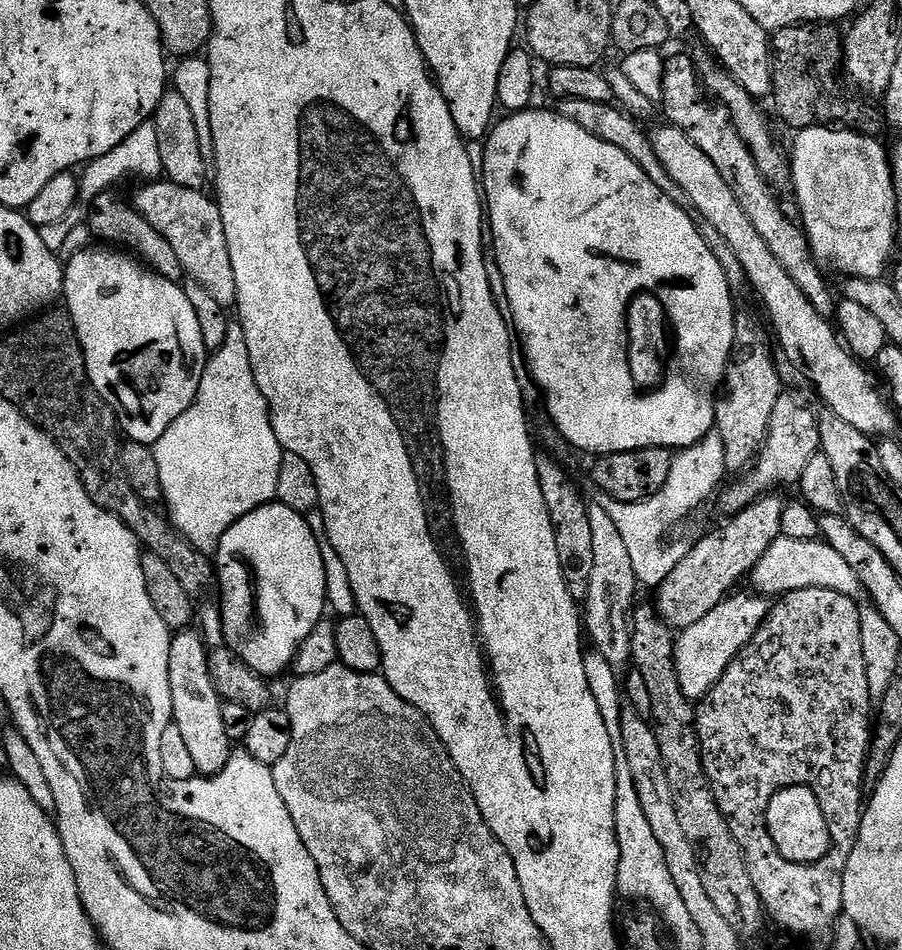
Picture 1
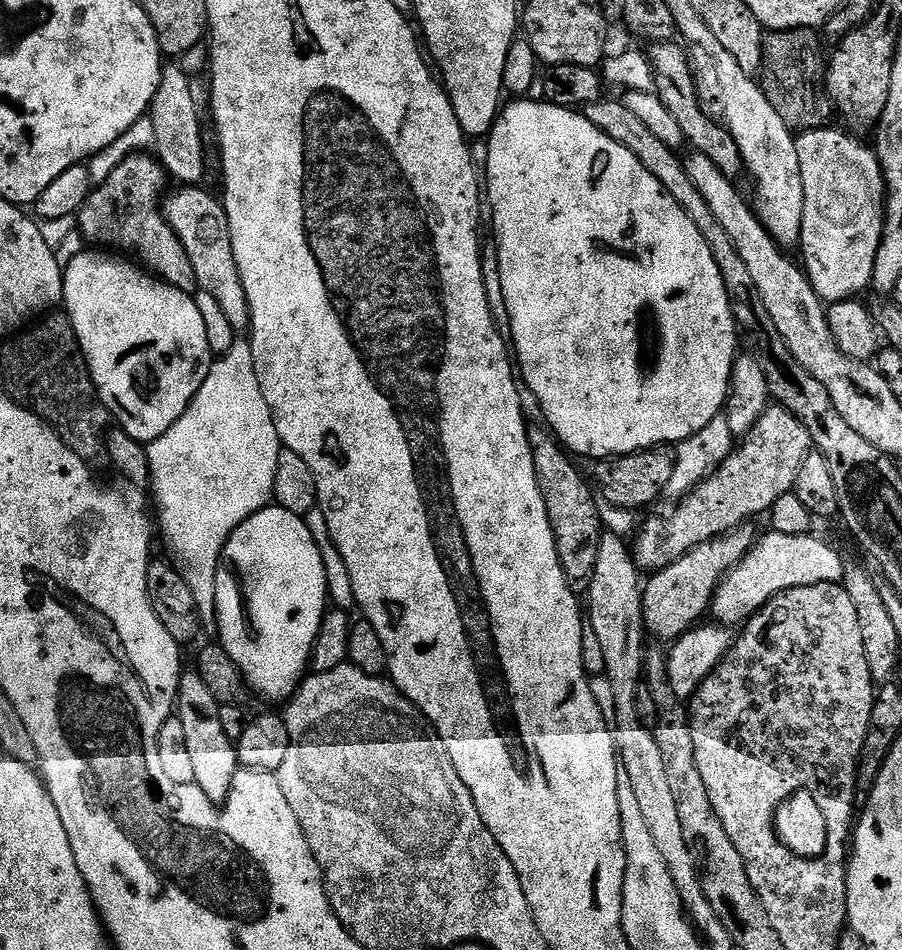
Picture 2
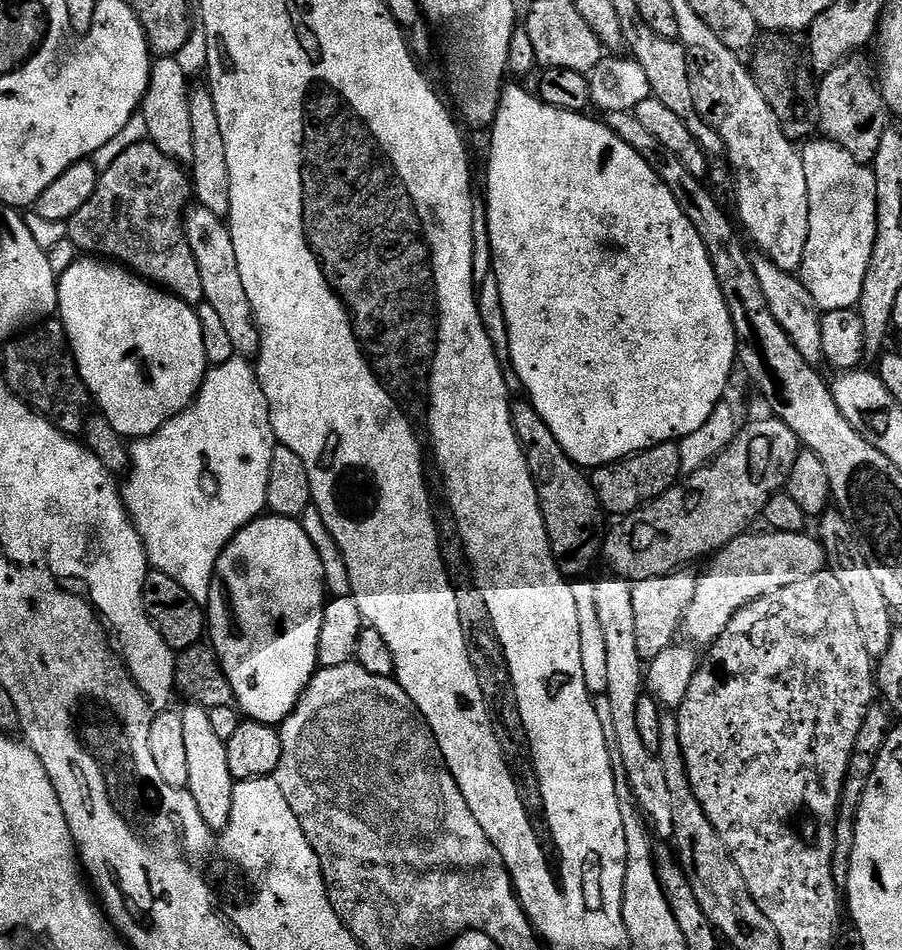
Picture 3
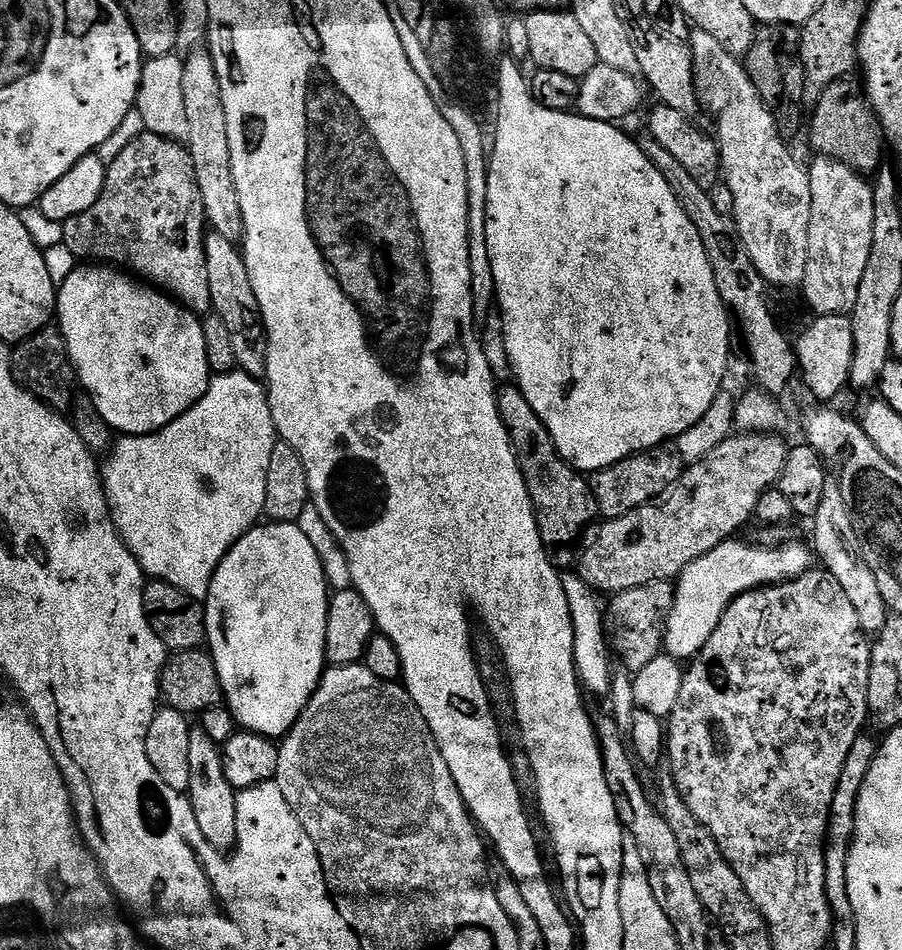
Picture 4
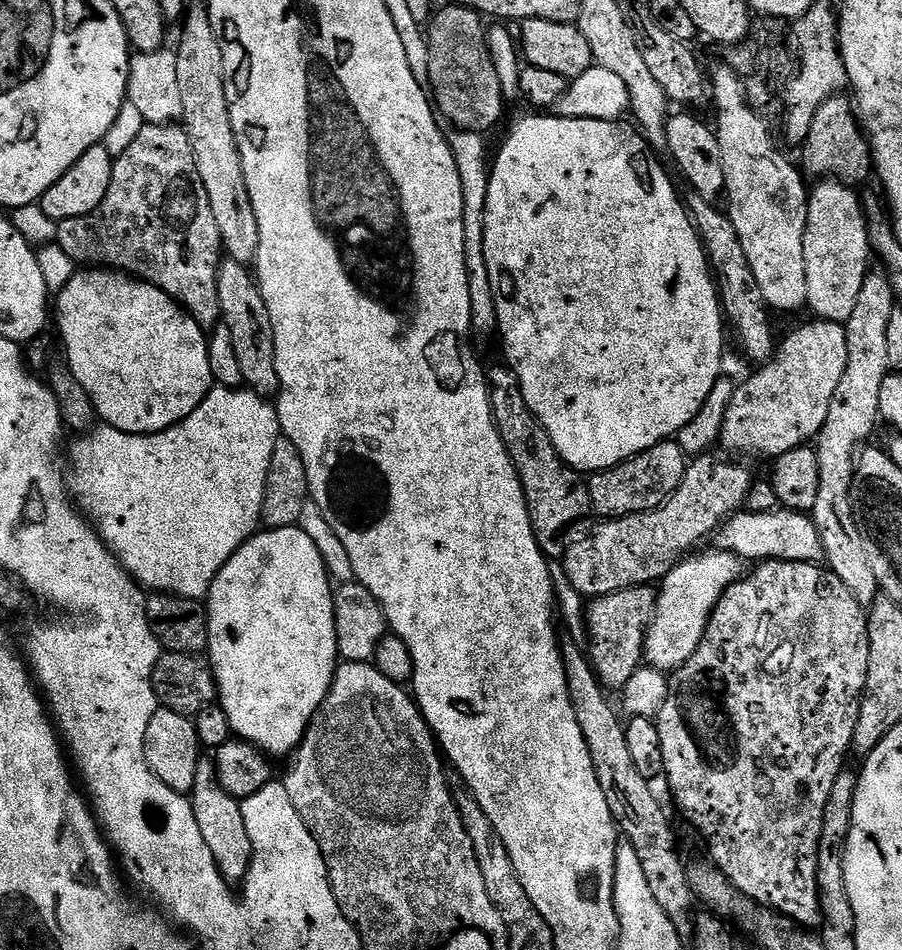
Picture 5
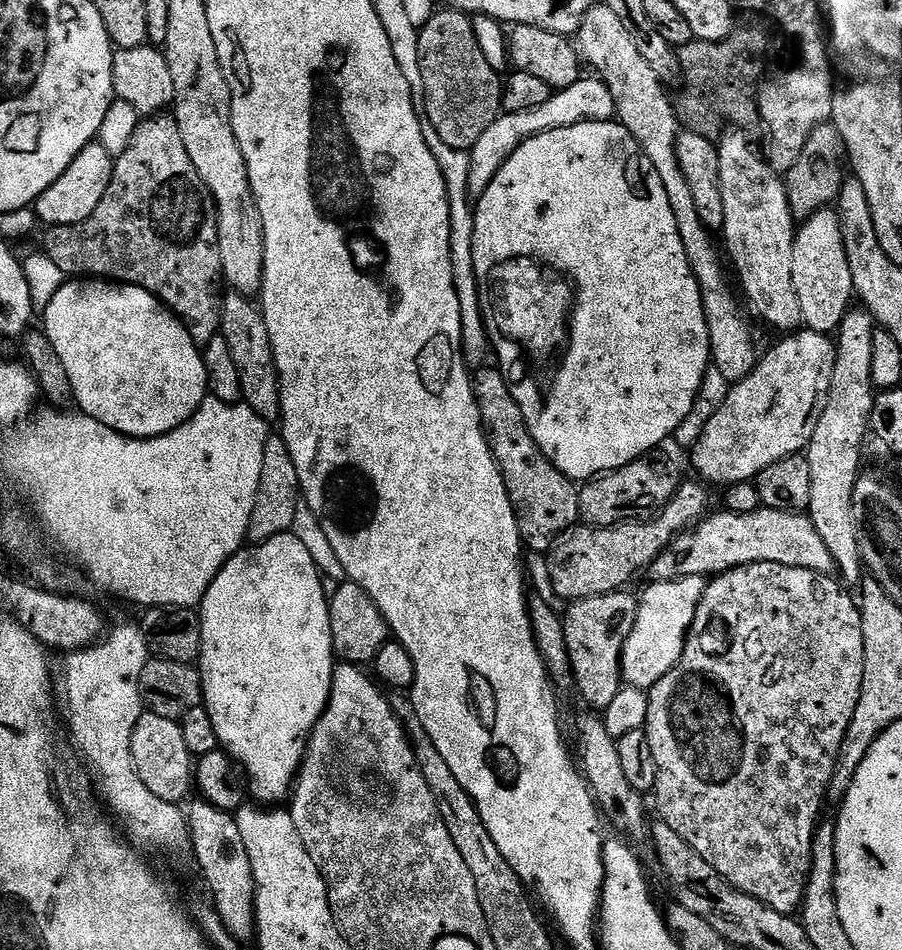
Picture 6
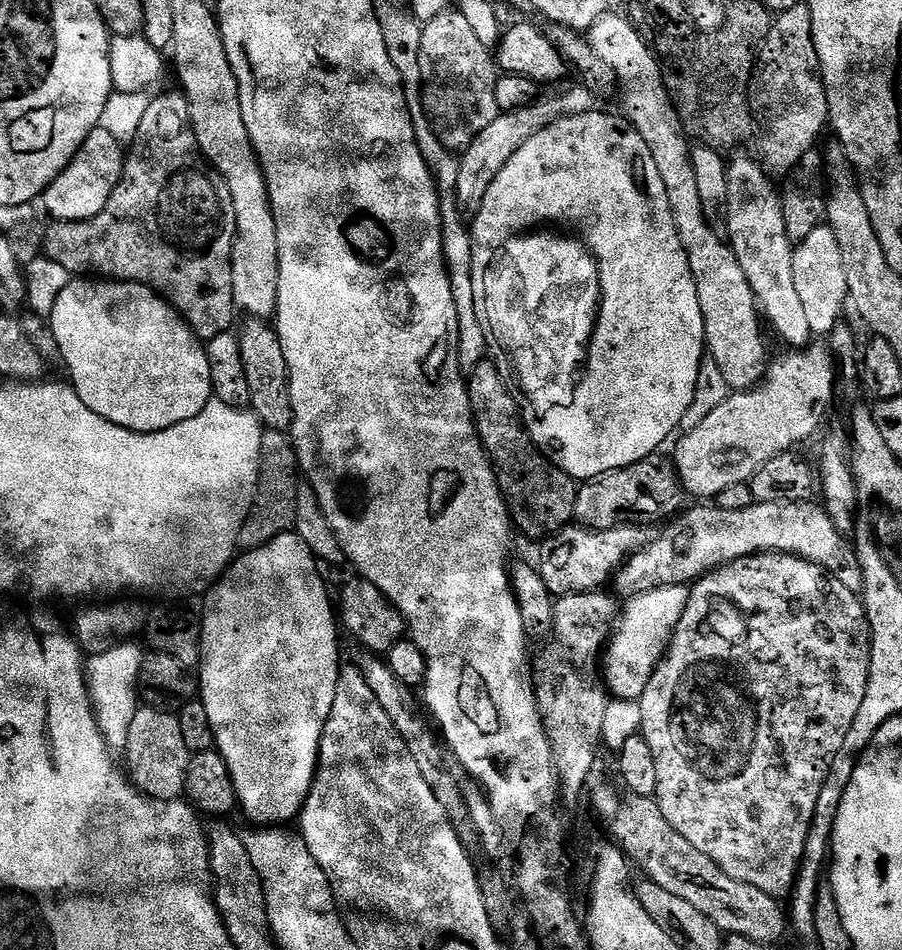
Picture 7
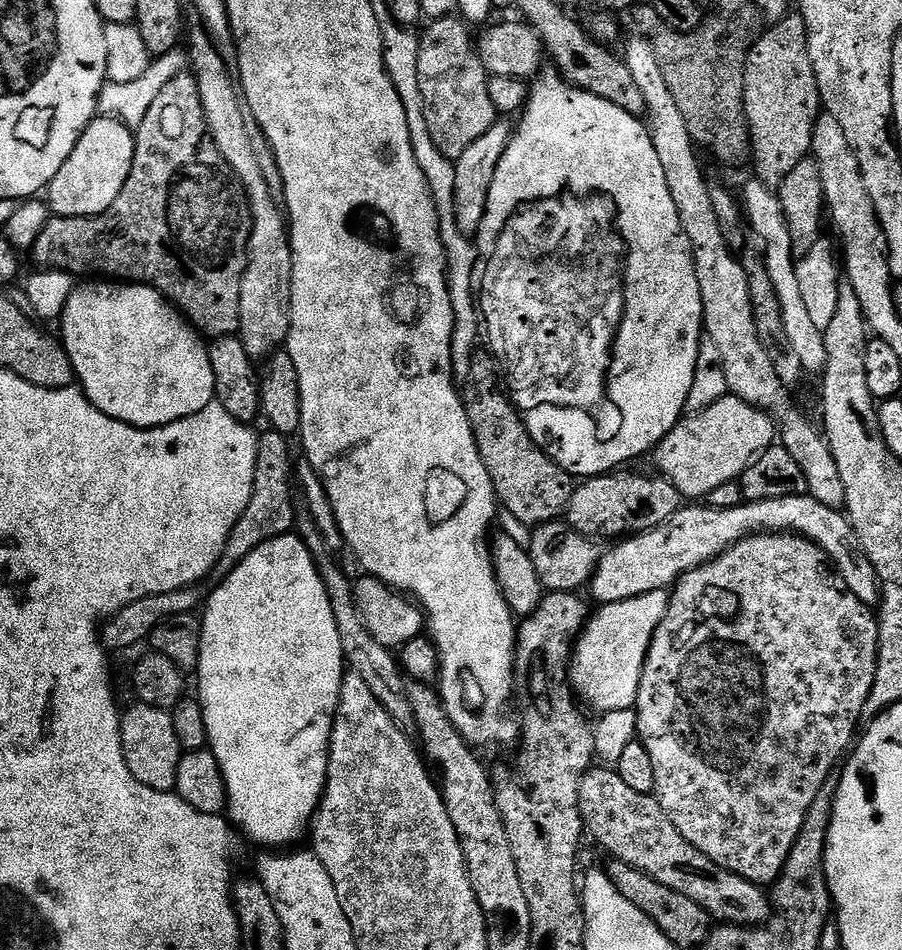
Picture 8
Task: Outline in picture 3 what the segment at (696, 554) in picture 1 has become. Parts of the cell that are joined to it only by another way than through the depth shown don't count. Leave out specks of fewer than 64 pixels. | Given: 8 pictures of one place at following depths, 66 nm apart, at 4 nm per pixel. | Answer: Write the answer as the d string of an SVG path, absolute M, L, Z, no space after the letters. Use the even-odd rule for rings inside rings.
M677 570L671 572L668 576L635 581L632 594L634 614L637 618L637 652L640 655L640 659L644 662L650 662L654 658L658 658L658 654L662 654L662 650L673 647L677 643L676 632L678 636L690 602L694 602L697 577L695 575L691 576L688 572L691 571Z

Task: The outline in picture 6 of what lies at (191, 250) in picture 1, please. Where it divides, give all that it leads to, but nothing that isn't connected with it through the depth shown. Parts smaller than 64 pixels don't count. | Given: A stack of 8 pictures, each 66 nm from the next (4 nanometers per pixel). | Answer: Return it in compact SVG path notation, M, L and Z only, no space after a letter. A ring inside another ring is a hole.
M229 291L224 298L223 331L226 333L228 347L232 350L232 359L240 365L240 378L243 395L250 401L251 407L261 413L269 414L280 405L280 373L276 371L276 354L272 349L272 335L264 317L261 305L236 292Z

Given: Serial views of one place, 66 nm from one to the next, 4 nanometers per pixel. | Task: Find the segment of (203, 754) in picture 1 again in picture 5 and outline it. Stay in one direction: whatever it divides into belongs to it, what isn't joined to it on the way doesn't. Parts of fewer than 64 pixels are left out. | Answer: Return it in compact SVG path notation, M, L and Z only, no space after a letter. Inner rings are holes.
M202 758L198 762L190 799L198 830L202 830L202 842L206 842L218 870L229 882L243 881L252 864L252 847L250 836L246 834L246 822L242 818L241 801L221 786L216 776L216 765L211 759Z

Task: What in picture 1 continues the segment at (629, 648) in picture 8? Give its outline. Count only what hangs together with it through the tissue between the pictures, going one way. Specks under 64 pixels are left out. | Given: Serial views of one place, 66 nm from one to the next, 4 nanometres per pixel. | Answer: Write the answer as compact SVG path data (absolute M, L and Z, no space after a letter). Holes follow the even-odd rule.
M780 535L770 546L770 550L760 559L758 566L750 573L751 580L756 587L753 589L768 598L773 598L772 596L780 598L787 593L807 588L834 590L838 594L853 598L859 597L862 592L858 574L850 570L846 558L842 558L838 550L825 544L823 539L798 542L798 538L786 538Z

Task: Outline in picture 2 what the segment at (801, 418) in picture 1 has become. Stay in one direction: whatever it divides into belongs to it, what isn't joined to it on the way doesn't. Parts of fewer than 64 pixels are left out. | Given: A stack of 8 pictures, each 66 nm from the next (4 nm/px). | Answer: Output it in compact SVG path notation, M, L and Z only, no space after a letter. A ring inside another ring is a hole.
M770 406L760 415L758 422L743 437L741 444L744 445L737 452L736 449L729 451L727 458L697 488L692 489L688 495L679 497L678 502L673 503L676 505L665 516L652 516L645 524L643 521L639 525L630 544L632 558L638 569L655 574L662 568L669 568L671 564L678 562L678 558L694 551L707 540L733 532L735 528L752 522L755 516L763 517L774 506L774 502L782 498L782 494L795 489L798 470L802 470L802 462L814 448L804 423L788 409L779 406Z

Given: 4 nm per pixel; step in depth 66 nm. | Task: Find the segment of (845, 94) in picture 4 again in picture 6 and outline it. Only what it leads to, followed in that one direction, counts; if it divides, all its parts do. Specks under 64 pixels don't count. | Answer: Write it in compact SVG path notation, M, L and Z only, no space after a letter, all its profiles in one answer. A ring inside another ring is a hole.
M822 123L817 126L814 134L810 134L798 162L786 172L788 194L792 198L792 211L797 217L810 217L820 209L829 207L841 195L841 189L846 181L844 162L846 166L848 155L845 133L835 123Z

